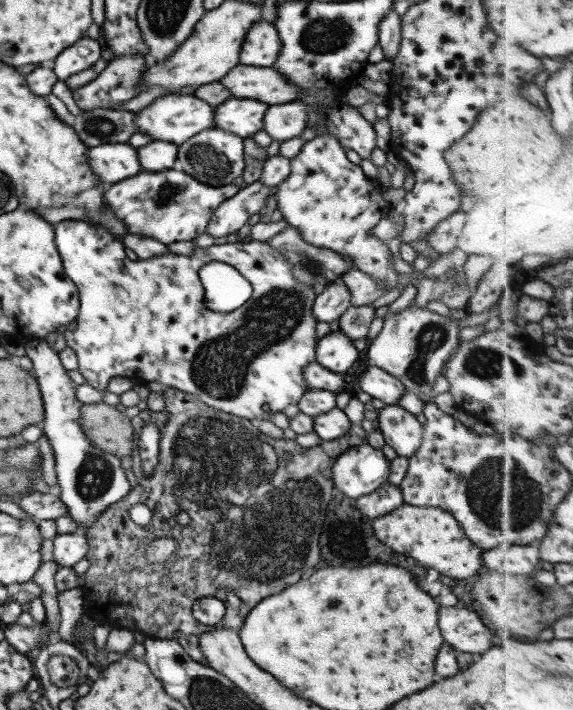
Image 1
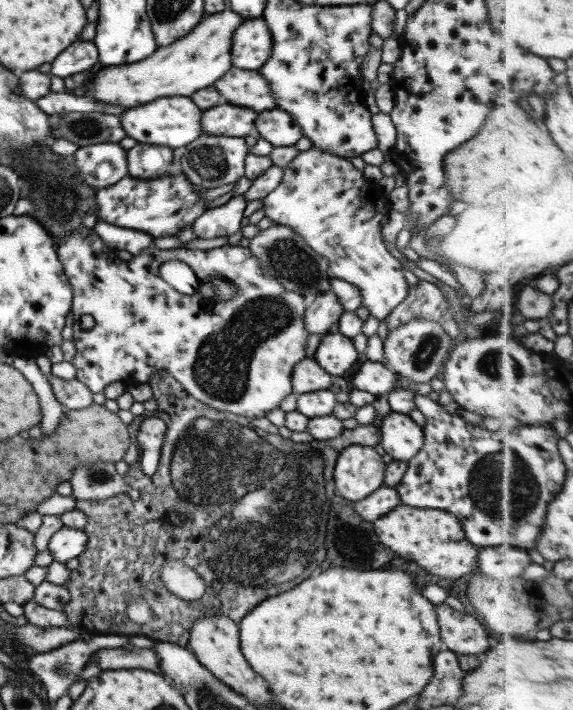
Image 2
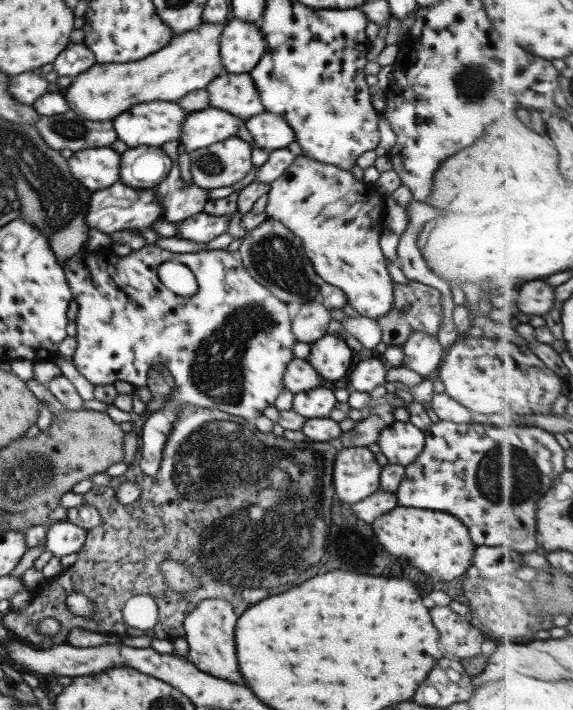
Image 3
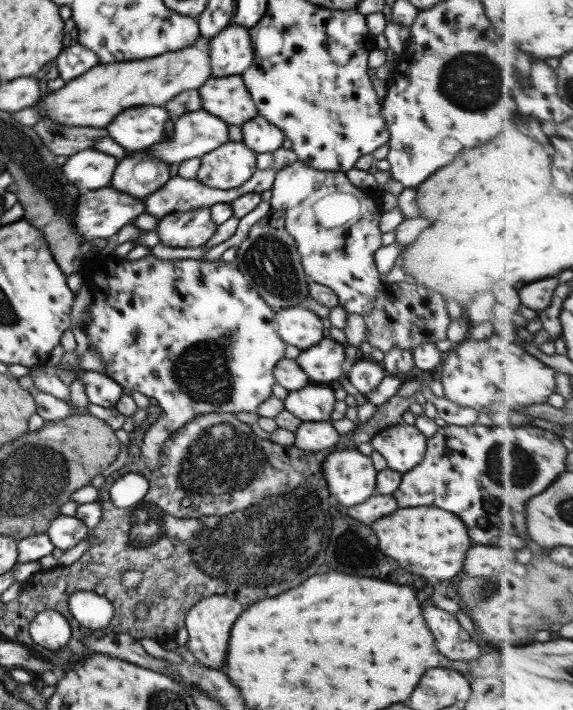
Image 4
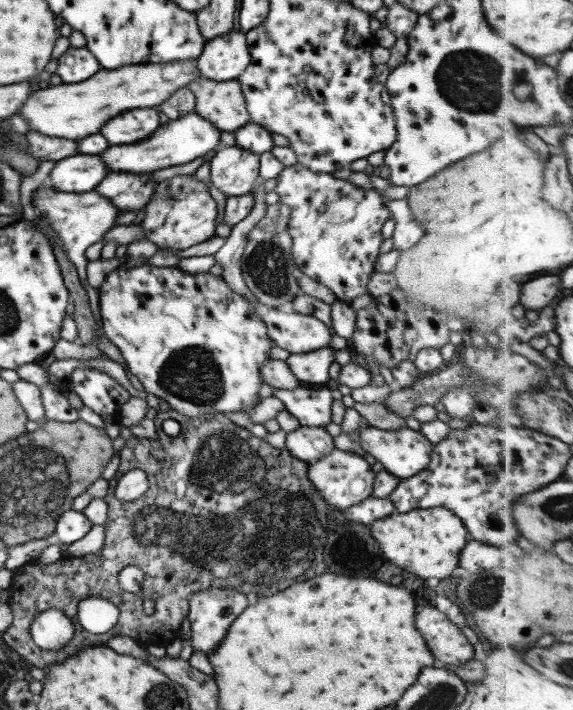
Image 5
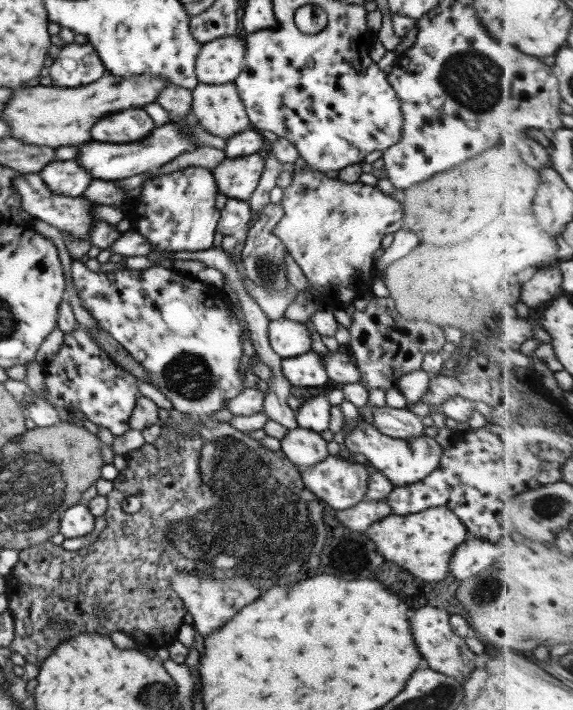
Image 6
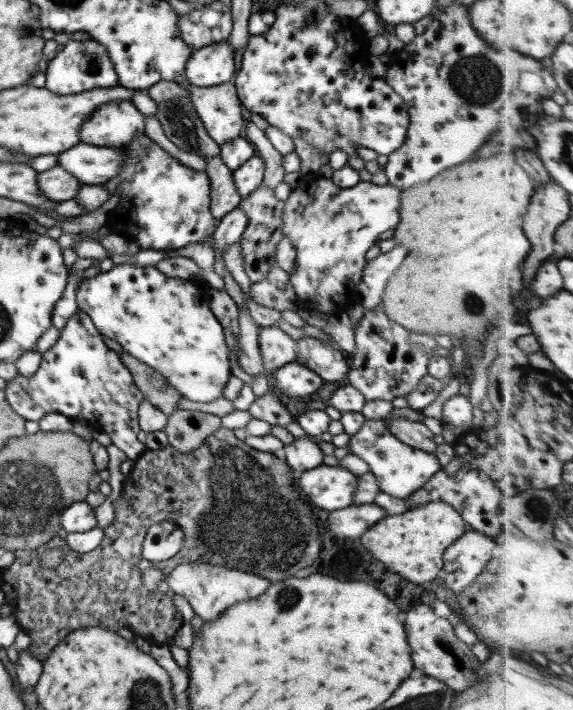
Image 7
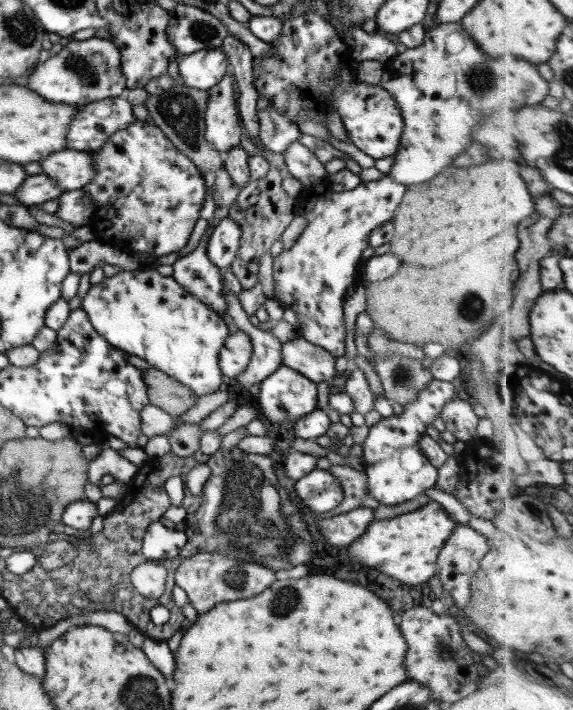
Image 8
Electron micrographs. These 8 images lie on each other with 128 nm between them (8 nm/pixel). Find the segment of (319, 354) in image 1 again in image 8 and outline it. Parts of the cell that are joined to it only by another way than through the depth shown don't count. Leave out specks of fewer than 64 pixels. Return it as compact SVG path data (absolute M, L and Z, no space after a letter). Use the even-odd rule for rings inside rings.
M287 366L277 367L259 383L259 395L255 399L257 409L261 412L260 418L265 418L279 433L281 424L295 422L317 408L316 386L317 383Z

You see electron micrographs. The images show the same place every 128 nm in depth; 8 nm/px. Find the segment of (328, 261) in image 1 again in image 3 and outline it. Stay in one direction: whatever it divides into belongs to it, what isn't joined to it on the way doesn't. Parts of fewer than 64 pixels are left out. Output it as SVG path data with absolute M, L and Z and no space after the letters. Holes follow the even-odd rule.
M265 218L259 226L247 231L240 242L236 252L241 258L243 268L255 282L267 288L279 302L286 304L295 302L303 305L311 303L313 297L319 293L321 278L315 274L298 240L279 221Z

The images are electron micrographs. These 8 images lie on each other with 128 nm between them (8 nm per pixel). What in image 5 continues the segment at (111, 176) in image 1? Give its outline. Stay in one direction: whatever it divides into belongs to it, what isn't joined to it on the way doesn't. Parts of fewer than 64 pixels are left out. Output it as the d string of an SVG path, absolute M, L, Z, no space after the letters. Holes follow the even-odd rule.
M75 153L55 161L47 179L58 192L84 193L94 190L107 174L97 154Z

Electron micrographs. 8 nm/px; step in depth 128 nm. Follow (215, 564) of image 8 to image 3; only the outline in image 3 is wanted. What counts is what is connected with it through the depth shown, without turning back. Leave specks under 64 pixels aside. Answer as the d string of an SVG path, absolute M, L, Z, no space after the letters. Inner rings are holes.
M206 598L200 600L194 609L185 615L182 626L185 632L187 661L201 672L234 684L239 682L241 686L241 676L239 676L235 659L235 620L237 616L230 602L225 602L222 598Z

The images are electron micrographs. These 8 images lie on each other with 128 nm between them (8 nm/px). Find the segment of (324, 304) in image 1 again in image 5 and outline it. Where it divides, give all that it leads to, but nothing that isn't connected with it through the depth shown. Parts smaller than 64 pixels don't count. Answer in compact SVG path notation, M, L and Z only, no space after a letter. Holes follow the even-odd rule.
M269 308L262 320L272 345L287 350L289 354L311 352L329 347L330 331L323 322L297 312L279 312Z

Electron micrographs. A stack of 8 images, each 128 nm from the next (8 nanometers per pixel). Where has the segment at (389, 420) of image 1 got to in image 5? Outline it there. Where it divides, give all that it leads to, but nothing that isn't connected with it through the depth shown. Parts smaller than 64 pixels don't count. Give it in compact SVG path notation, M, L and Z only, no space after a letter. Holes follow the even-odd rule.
M367 426L359 431L359 446L367 454L371 454L385 472L399 479L409 478L425 470L425 466L429 464L431 448L433 448L433 444L429 443L420 431L414 431L406 426L399 430L389 430L389 432Z

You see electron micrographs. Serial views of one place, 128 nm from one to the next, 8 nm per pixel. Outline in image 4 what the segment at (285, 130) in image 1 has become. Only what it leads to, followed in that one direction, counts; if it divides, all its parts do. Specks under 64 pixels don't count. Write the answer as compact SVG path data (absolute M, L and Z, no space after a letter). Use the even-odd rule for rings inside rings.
M257 115L240 125L242 142L256 154L272 153L281 147L284 134L276 126Z

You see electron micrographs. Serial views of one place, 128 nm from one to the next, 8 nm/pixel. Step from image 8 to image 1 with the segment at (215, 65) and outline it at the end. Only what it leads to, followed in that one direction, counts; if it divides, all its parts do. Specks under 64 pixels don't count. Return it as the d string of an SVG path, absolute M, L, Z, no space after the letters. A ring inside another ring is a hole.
M259 20L245 33L239 53L239 64L271 67L279 49L281 49L281 42L272 23Z

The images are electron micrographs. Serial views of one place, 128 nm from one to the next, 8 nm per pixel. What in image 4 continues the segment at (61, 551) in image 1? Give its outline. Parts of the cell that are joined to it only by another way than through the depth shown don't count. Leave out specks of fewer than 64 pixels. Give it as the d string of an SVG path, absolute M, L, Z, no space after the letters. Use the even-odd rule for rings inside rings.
M57 515L44 532L54 548L65 551L88 536L90 528L75 516Z

